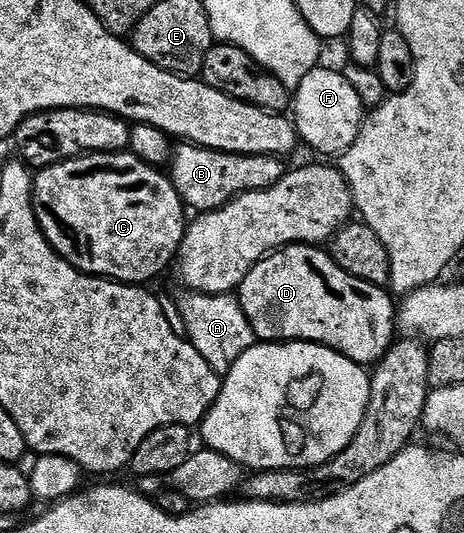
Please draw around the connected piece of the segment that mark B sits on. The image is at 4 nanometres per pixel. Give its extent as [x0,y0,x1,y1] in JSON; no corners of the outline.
[171,142,287,214]

